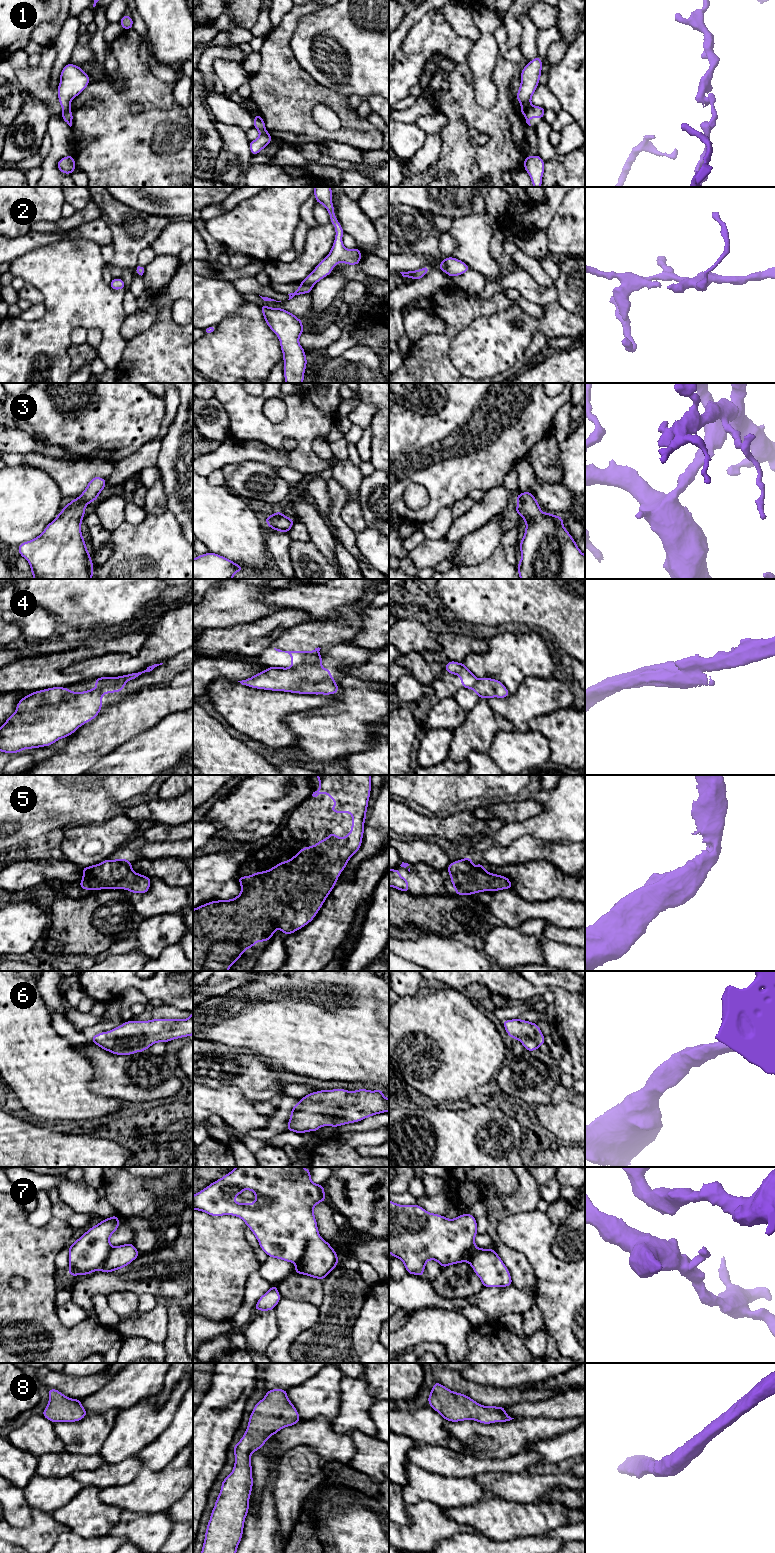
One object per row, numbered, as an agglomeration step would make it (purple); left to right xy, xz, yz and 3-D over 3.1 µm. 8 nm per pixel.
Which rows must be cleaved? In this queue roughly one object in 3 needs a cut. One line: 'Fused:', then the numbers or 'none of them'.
Fused: 1, 4

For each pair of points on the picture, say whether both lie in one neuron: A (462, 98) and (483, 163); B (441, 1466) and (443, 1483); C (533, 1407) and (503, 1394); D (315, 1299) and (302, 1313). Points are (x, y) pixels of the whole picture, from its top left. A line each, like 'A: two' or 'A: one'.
A: one
B: two
C: two
D: two

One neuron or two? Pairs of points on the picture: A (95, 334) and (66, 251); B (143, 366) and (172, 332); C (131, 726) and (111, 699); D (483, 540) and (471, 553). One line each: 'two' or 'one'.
A: two
B: one
C: two
D: one

